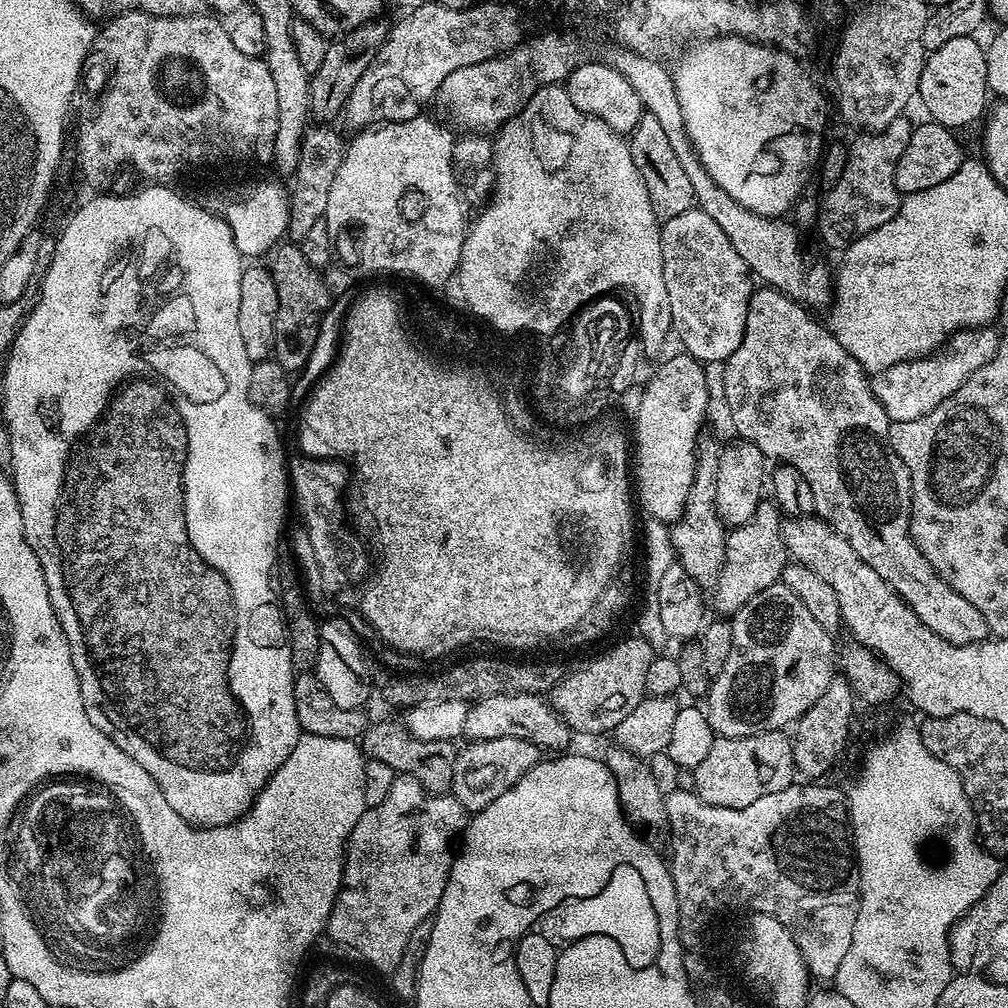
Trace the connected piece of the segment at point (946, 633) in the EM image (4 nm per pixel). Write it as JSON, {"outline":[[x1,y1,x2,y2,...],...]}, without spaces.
{"outline":[[760,286,753,291,748,307,744,338,738,346,738,350,734,350,734,354,730,354,730,358,723,361,722,364,722,368,724,368,724,396,728,399,728,412,732,415,733,426,736,427,735,435,741,440,754,442,754,446,758,446,758,450,762,450,764,457,772,459,773,456,776,462,783,462,790,465,791,468,796,468,802,474,802,478,806,478,806,482,810,482,810,490,814,490,815,515,826,521,838,534,842,534,842,538,846,538,846,542,850,542,850,546,854,546,858,558,862,558,862,562,866,562,866,566,874,569,892,587,892,591,897,592,901,600,910,606,910,610,914,610,914,614,919,620,926,626,930,626,930,630,934,630,934,634,938,634,938,638,946,638,946,642,950,642,954,646,979,644,981,640,989,639,988,623,982,610,978,610,978,606,970,606,970,602,966,602,966,598,962,598,958,594,958,590,951,588,934,570,934,566,930,566,928,559,920,553,920,548,915,544,912,537,912,479,910,478,910,470,906,466,906,462,902,462,902,458,898,458,898,454,890,442,890,421,882,402,878,402,878,398,872,393,869,373,865,372,861,364,836,341,831,331,825,325,823,328,807,311,811,312,803,303,784,295,777,288]]}

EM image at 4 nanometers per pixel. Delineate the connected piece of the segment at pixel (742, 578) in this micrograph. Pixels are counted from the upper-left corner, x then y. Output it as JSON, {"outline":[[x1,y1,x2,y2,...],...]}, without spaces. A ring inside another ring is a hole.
{"outline":[[761,499,756,513,744,524,735,525,727,533,725,562,720,577,710,592,710,604,724,618,735,616,750,598,762,594,780,580,782,570,790,562,788,548,784,545,784,525,780,505,771,499]]}

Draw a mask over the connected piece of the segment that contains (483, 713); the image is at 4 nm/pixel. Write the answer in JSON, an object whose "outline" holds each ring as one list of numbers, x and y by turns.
{"outline":[[521,692,518,694,498,694,475,701,466,714,466,726,463,735,472,742,489,740,490,738,506,738,507,736,522,738,523,740,529,740,532,744,539,744,541,749,544,750,548,750,548,748,567,749,564,747,574,739,574,733,568,727,568,723,553,712,551,703,543,695,535,696,534,694,522,694]]}

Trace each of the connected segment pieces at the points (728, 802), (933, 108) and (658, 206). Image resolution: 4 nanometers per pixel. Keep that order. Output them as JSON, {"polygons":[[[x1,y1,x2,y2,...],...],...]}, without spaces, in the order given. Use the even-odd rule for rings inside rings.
{"polygons":[[[783,731,763,732,757,736,739,736,738,738,726,738,716,736,706,758,697,764,694,769,695,793,702,802,710,806,722,806,723,808,741,808,750,806,750,802,758,802,758,798,766,798,768,794,774,794,778,790,786,790,797,779,796,763,794,762,794,750,792,740,784,737]],[[976,36,954,38,951,42,946,42,946,46,938,46,927,57,922,70,918,100,919,103,924,103,925,110,932,115,929,117,935,123,961,130,967,124,974,123,980,115,985,115,989,107,988,96,990,97,987,51,985,45,980,45,978,41]],[[645,112,638,126,630,133,630,147,634,166,638,166,638,174,642,174,642,182,646,182,646,190,650,190,650,202,654,206,661,221,678,218,678,214,686,214,686,210,696,207,694,186,690,183,682,162,674,154,673,147,658,118]]]}

